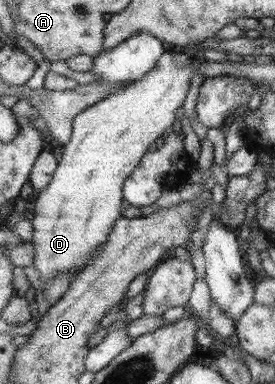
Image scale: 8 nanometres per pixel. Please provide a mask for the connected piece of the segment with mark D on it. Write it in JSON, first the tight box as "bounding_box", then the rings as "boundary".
{"bounding_box":[32,52,195,287],"boundary":[[[164,52],[158,62],[146,75],[138,80],[120,87],[120,90],[100,100],[78,114],[73,122],[73,135],[70,142],[64,146],[57,171],[52,182],[44,190],[37,192],[32,200],[32,225],[34,229],[32,244],[36,248],[34,268],[40,273],[41,287],[48,283],[58,272],[75,272],[83,270],[95,253],[107,242],[116,221],[121,217],[121,199],[123,182],[128,175],[139,166],[140,159],[146,154],[148,146],[164,132],[170,130],[174,122],[174,112],[182,106],[184,96],[190,86],[190,78],[195,70],[186,67],[184,63],[178,64],[173,54]]]}

